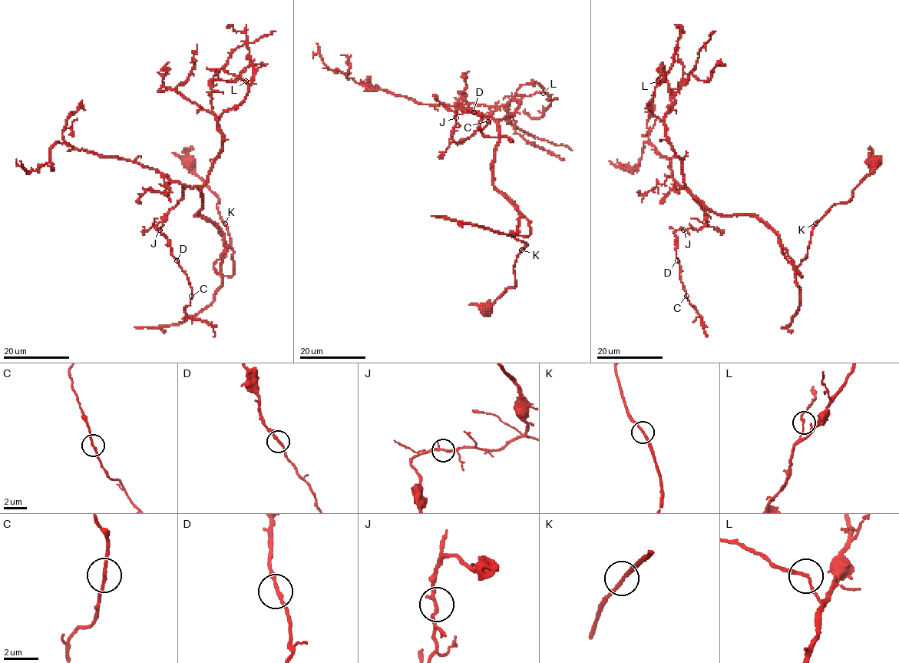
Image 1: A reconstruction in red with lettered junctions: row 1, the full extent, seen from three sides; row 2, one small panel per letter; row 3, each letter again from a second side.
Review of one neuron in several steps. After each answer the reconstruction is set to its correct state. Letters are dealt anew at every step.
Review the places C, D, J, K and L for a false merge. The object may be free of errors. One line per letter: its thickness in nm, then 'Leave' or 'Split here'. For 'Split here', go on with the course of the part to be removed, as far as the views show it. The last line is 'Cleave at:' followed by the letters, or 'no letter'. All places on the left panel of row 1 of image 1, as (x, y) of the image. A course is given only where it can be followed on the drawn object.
C: Thickness 170 nm. Leave
D: Thickness 180 nm. Leave
J: Thickness 200 nm. Leave
K: Thickness 190 nm. Leave
L: Thickness 150 nm. Leave
Cleave at: no letter

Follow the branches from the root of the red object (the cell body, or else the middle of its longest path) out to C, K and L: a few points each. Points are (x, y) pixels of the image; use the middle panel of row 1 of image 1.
C: (486, 309), (515, 285), (510, 232), (530, 229), (493, 185), (499, 125), (453, 140), (457, 109), (488, 121)
K: (486, 309), (509, 288), (515, 285), (513, 266), (517, 255), (522, 250)
L: (486, 309), (515, 285), (527, 244), (510, 232), (530, 229), (493, 185), (499, 121), (523, 85), (542, 93)

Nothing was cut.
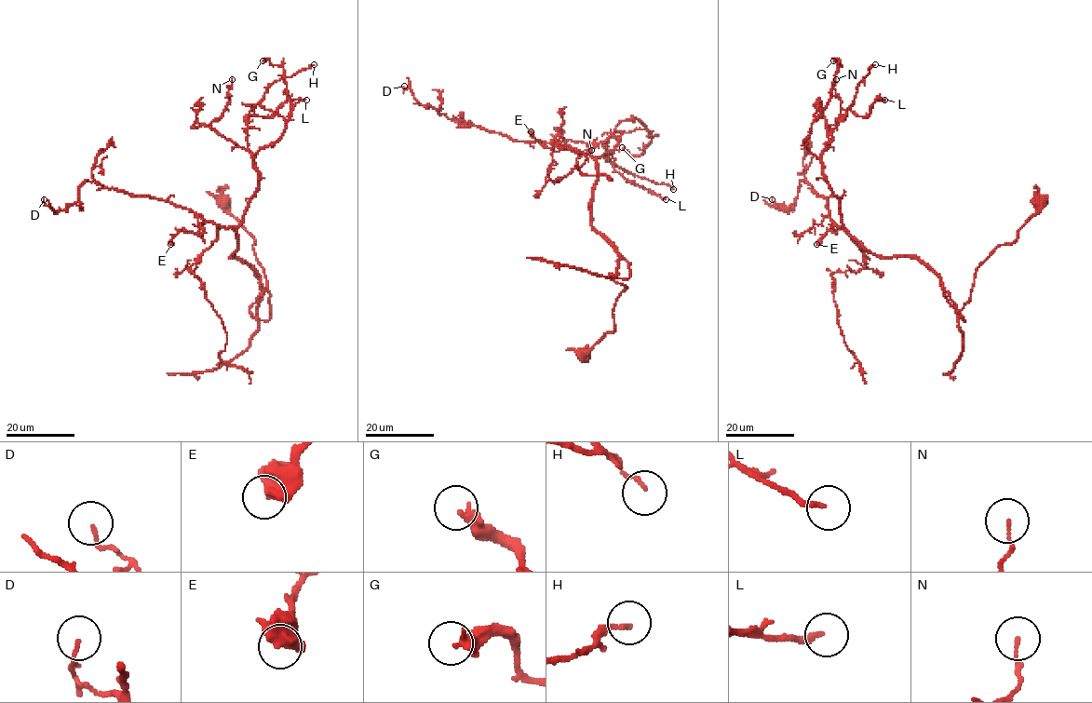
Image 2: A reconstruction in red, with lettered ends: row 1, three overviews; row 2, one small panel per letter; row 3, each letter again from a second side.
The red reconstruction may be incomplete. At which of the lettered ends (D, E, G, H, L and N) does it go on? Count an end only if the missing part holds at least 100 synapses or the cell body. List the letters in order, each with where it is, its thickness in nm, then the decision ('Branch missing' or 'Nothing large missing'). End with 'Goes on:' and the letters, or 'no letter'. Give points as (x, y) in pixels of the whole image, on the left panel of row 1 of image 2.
D: Place: (44, 199). Thickness 110 nm. Nothing large missing
E: Place: (170, 244). Thickness 460 nm. Nothing large missing
G: Place: (262, 60). Thickness 360 nm. Nothing large missing
H: Place: (314, 64). Thickness 120 nm. Nothing large missing
L: Place: (306, 100). Thickness 170 nm. Nothing large missing
N: Place: (232, 79). Thickness 100 nm. Nothing large missing
Goes on: no letter

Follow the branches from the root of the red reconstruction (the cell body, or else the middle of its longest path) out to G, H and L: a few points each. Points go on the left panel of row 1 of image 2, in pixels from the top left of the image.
G: (223, 199), (267, 320), (232, 257), (291, 110), (262, 60)
H: (223, 199), (267, 320), (232, 257), (246, 116), (314, 64)
L: (223, 199), (267, 320), (232, 257), (246, 116), (306, 100)

